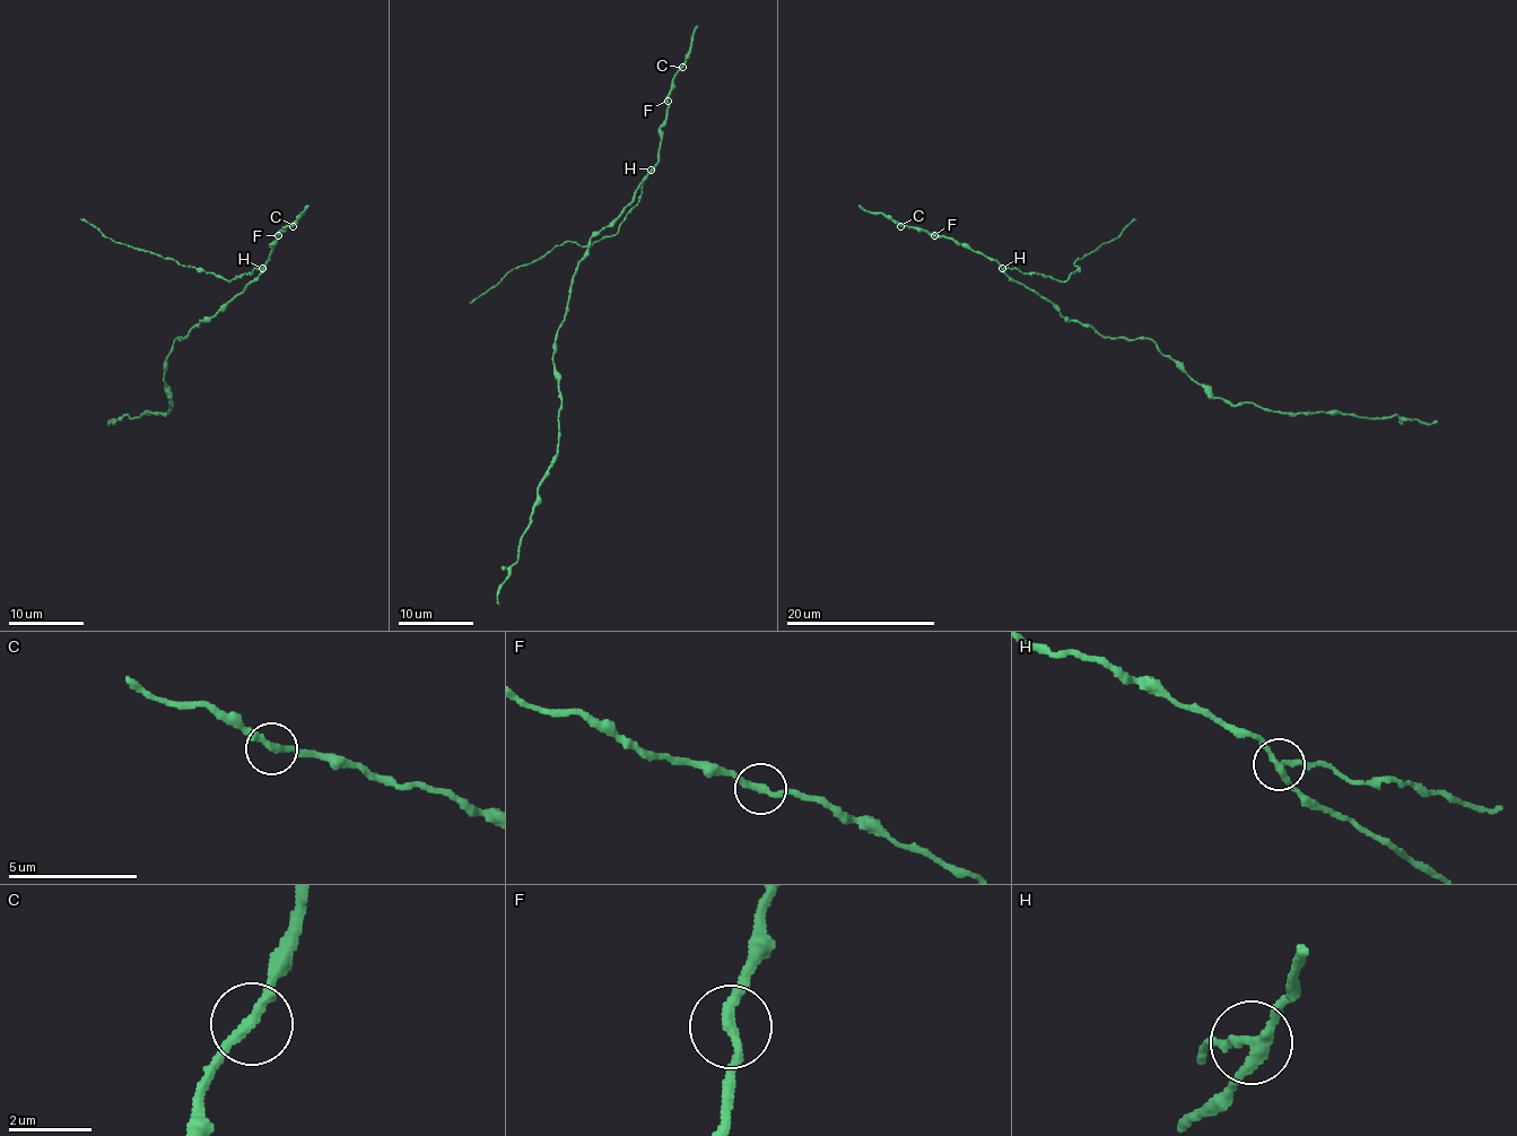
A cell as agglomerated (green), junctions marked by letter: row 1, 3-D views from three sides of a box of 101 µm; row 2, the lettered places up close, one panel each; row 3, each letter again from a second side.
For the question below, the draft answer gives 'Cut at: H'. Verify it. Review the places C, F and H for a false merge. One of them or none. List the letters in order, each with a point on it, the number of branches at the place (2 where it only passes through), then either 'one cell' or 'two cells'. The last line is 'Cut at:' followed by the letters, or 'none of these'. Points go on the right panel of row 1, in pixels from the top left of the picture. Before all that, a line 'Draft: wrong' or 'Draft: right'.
Draft: right
C: at (900, 226); 2 branches meet; one cell
F: at (934, 235); 2 branches meet; one cell
H: at (1002, 268); 3 branches meet; two cells
Cut at: H

